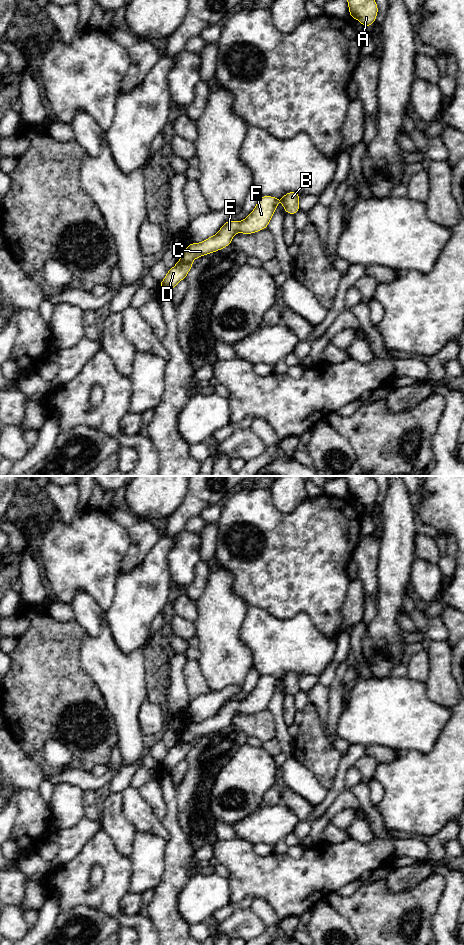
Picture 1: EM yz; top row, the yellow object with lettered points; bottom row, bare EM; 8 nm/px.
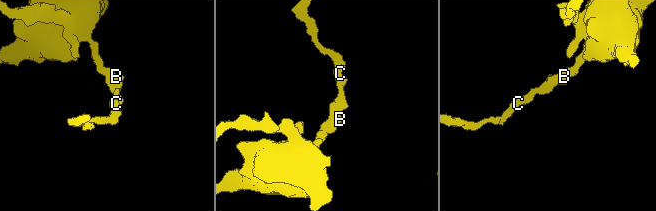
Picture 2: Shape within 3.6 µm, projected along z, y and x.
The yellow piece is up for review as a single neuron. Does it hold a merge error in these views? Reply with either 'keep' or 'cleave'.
cleave

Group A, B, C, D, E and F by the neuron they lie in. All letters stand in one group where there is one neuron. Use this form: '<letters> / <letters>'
A B C E F / D

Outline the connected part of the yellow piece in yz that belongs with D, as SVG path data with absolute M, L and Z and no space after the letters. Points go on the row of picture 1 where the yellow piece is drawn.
M178 261L174 267L167 271L165 278L159 283L161 292L170 294L174 287L183 279L193 267L192 263Z

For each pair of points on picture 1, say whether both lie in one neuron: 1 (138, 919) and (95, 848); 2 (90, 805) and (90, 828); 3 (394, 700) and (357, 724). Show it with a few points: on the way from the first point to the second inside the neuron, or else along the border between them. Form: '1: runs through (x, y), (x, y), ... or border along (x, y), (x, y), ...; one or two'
1: runs through (117, 912), (112, 907), (112, 869); one
2: border along (86, 816), (101, 822); two
3: runs through (385, 709), (366, 720); one

